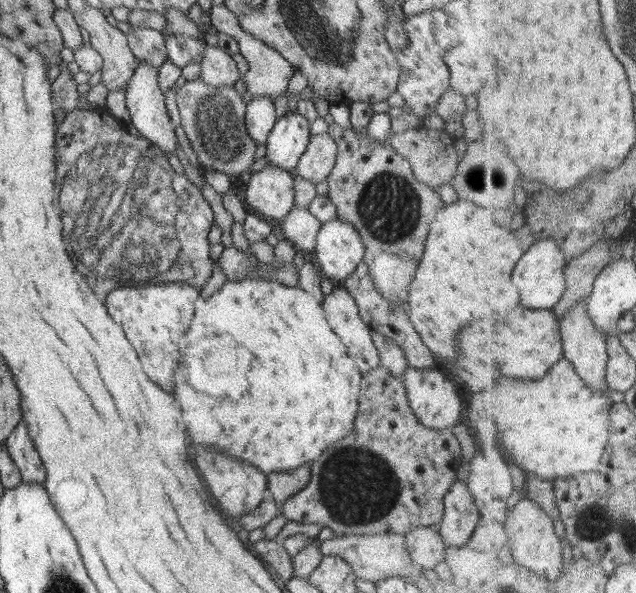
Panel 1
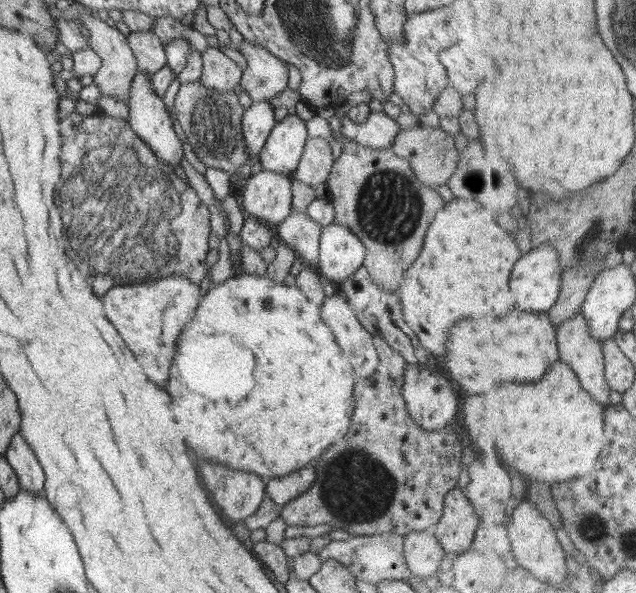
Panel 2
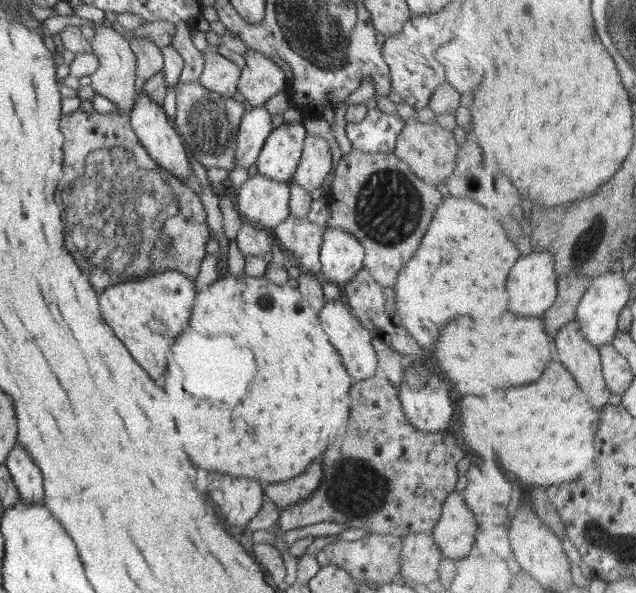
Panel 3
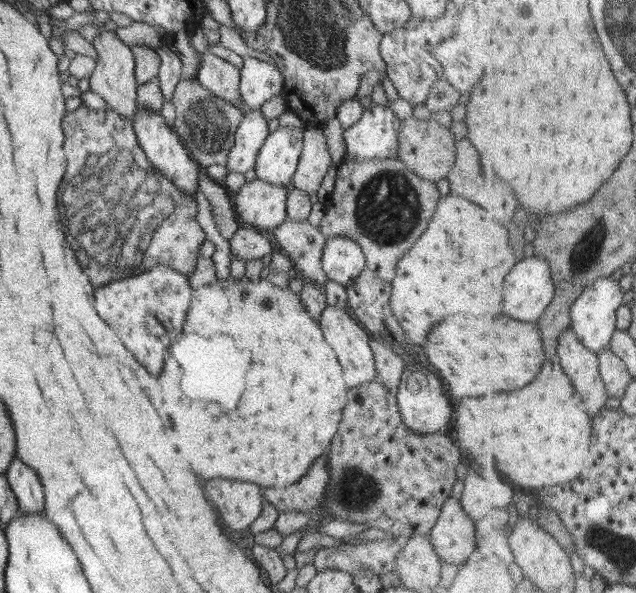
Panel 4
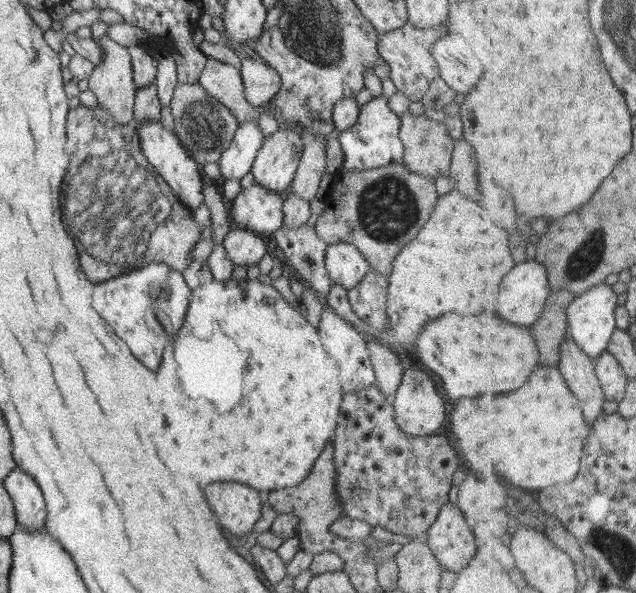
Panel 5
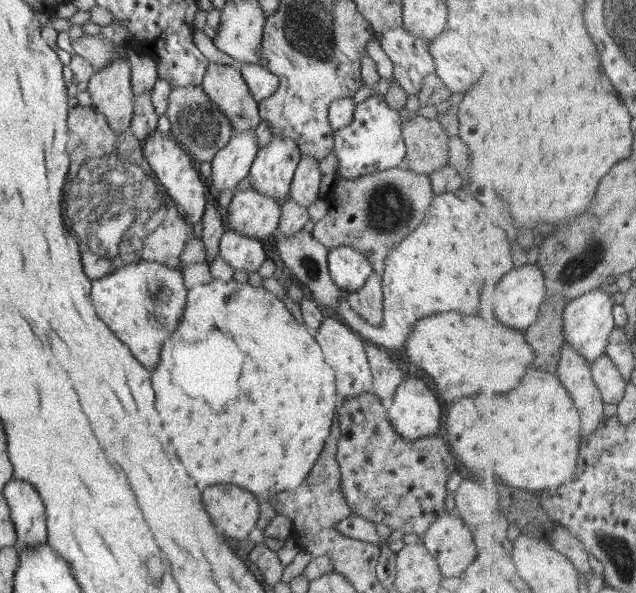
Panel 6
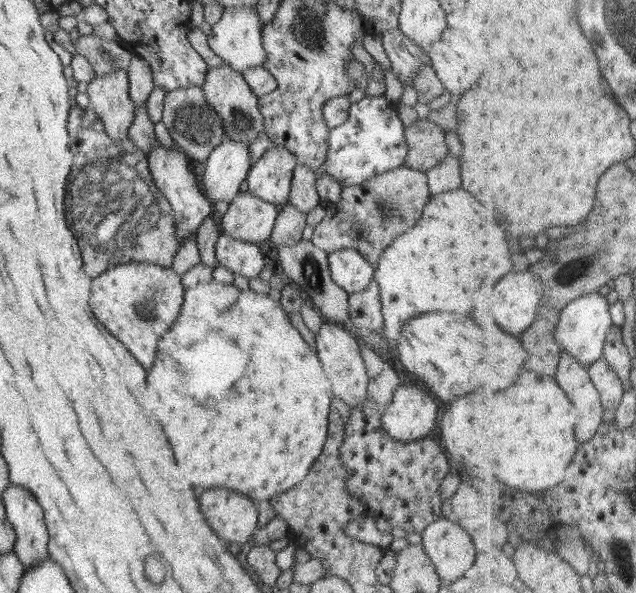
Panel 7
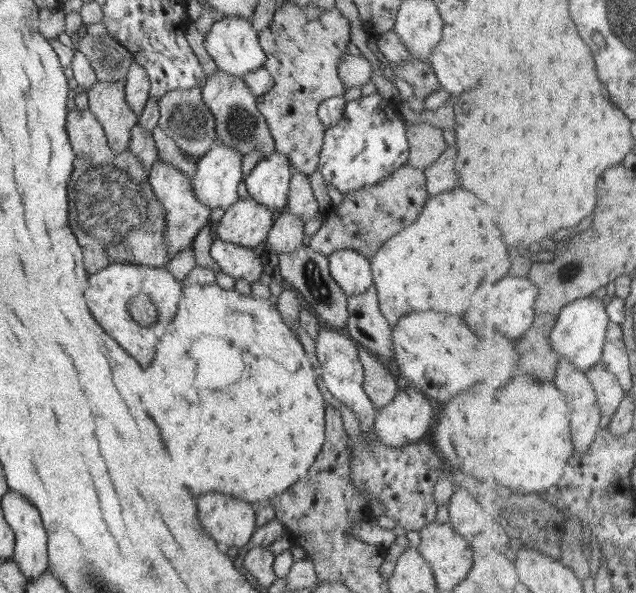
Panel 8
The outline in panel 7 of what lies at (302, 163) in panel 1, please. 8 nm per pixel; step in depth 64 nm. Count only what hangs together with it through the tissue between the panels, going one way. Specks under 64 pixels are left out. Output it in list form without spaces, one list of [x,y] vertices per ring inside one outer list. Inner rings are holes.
[[[308,166],[294,168],[288,204],[294,205],[300,212],[306,214],[319,204],[316,193],[316,174]]]

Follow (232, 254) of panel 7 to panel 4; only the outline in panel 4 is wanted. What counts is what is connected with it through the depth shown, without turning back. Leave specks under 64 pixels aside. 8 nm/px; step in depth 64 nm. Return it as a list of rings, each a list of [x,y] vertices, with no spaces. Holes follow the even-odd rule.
[[[240,225],[234,237],[228,240],[230,250],[234,256],[238,256],[244,262],[262,258],[272,253],[272,244],[268,238],[264,238],[260,230],[247,225]]]

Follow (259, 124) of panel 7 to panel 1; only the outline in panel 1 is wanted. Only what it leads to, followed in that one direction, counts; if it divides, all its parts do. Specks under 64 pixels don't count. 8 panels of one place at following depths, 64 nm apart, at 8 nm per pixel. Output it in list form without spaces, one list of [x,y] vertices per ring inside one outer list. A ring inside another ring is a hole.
[[[208,45],[200,65],[201,75],[198,81],[202,84],[215,87],[240,84],[242,74],[237,62],[220,47]]]

